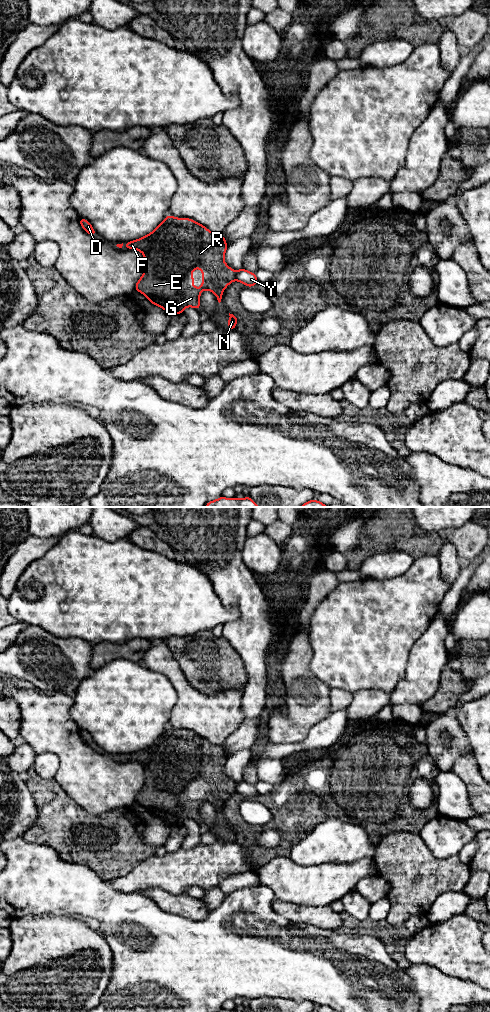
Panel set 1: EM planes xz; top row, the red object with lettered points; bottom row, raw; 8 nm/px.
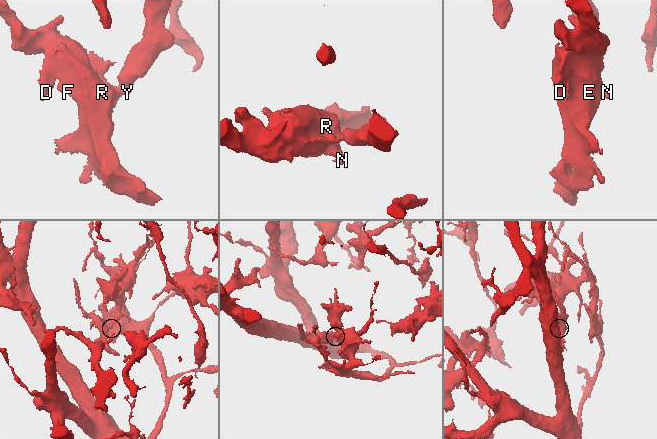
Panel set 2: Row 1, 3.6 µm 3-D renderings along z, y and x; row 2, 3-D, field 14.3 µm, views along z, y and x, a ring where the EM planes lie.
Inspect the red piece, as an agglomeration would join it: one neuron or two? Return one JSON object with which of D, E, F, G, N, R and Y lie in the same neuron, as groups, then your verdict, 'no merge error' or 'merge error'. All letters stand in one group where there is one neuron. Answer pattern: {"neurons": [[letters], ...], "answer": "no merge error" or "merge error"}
{"neurons": [["D", "E", "F", "G", "N", "R"], ["Y"]], "answer": "merge error"}

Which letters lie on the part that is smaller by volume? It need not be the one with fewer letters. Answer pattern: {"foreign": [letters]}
{"foreign": ["D", "E", "F", "G", "N", "R"]}

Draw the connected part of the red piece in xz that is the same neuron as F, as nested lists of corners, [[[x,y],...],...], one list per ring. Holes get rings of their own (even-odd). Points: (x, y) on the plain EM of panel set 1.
[[[167,727],[150,746],[125,755],[127,761],[143,765],[145,781],[135,797],[135,802],[145,807],[150,816],[163,820],[171,827],[181,826],[185,819],[200,821],[200,805],[212,803],[221,814],[224,801],[236,792],[236,783],[225,774],[227,754],[221,745],[213,745],[193,731]],[[202,781],[202,799],[193,799],[191,784]]]

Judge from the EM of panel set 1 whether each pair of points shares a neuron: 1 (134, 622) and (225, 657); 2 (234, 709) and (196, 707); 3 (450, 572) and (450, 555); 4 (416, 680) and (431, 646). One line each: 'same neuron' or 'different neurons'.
1: different neurons
2: same neuron
3: same neuron
4: same neuron

